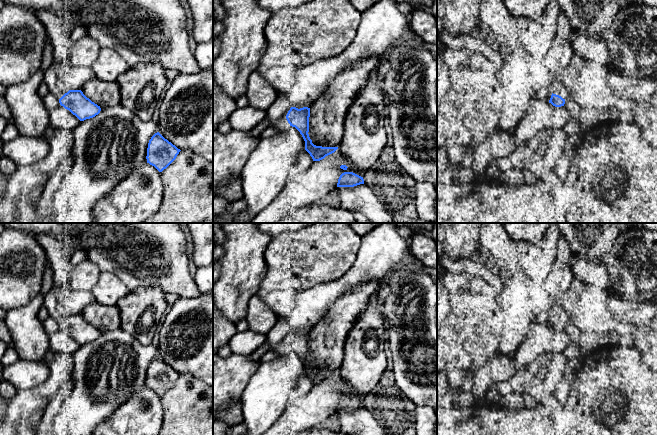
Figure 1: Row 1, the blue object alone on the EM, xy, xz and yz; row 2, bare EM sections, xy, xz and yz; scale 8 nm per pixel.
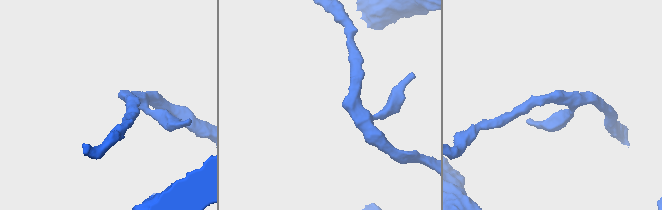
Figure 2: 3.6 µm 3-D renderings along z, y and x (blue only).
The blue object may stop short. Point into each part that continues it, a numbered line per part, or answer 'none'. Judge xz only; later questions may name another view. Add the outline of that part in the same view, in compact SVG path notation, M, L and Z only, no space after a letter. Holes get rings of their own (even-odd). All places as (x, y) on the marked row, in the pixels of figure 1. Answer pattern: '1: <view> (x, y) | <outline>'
1: xz (282, 125) | M283 117L282 119L279 120L277 123L277 129L278 131L285 131L290 127L290 124L288 123L286 117Z

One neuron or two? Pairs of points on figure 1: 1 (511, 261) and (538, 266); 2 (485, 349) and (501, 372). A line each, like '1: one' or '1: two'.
1: two
2: two

